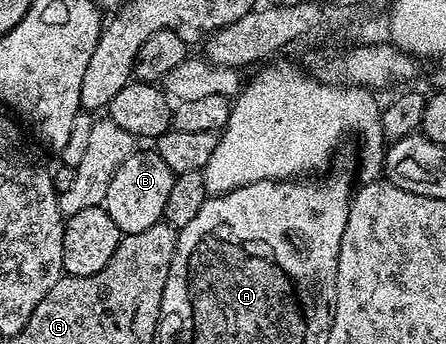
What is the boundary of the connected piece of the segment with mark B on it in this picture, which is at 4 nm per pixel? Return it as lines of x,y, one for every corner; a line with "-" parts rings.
138,151
119,163
119,171
115,171
115,176
107,187
103,207
107,215
115,219
115,227
119,227
122,235
147,231
147,227
164,218
164,208
171,194
174,178
171,167
167,167
163,159
159,159
156,151

